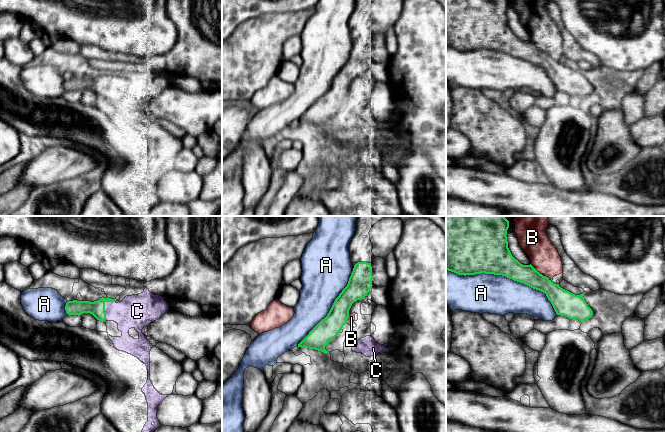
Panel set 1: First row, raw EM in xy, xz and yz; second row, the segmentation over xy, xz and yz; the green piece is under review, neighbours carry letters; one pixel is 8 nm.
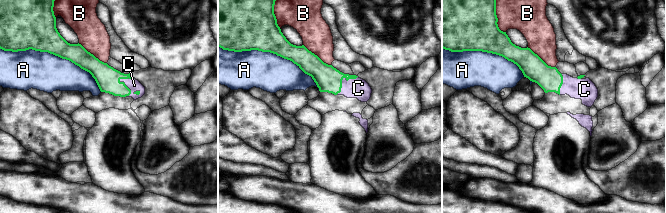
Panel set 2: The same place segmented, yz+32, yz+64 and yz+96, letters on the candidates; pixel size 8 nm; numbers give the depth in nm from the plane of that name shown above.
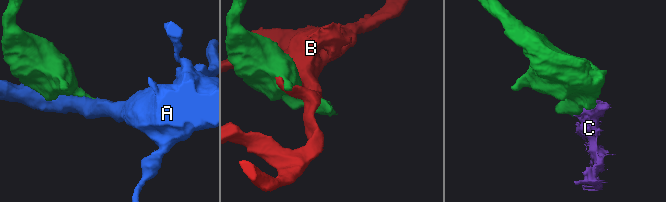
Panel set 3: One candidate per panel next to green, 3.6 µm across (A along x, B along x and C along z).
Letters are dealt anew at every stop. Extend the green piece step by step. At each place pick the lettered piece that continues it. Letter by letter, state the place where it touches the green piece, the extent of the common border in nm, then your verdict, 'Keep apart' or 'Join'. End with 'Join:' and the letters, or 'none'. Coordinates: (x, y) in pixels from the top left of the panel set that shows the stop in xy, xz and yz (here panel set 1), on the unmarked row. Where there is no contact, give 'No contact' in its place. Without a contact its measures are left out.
A: Touches green at yz (506, 52). Shared border 950 nm. Keep apart
B: Touches green at yz (535, 45). Shared border 130 nm. Keep apart
C: Touches green at xy (104, 83). Shared border 170 nm. Join
Join: C

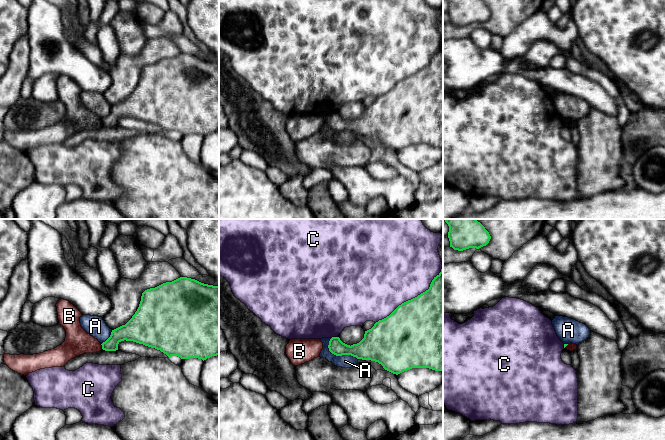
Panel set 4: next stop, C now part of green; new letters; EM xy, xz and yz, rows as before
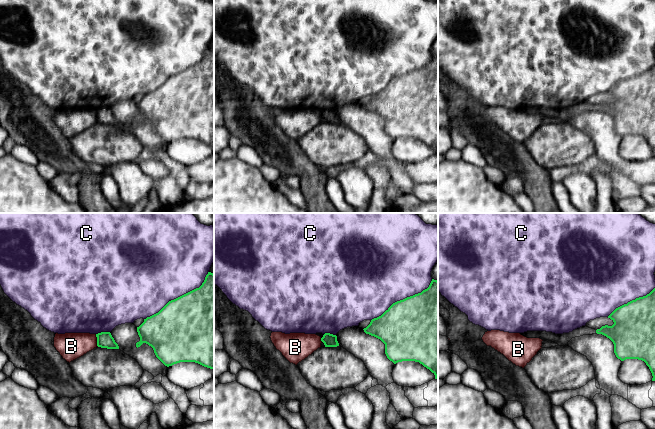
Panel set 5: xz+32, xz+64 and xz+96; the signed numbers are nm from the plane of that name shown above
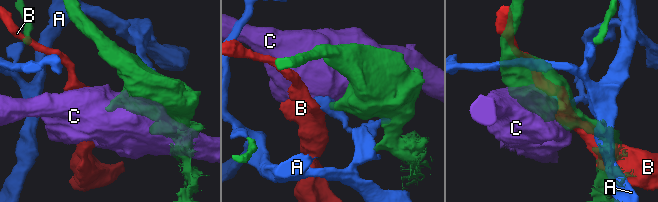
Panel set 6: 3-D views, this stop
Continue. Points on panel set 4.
A: Touches green at xz (338, 131). Shared border 280 nm. Keep apart
B: Touches green at xy (102, 122). Shared border 40 nm. Keep apart
C: Touches green at xz (413, 74). Shared border 700 nm. Keep apart
Join: none

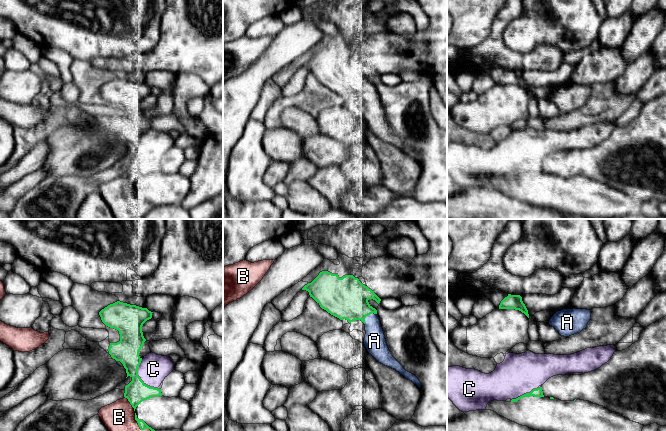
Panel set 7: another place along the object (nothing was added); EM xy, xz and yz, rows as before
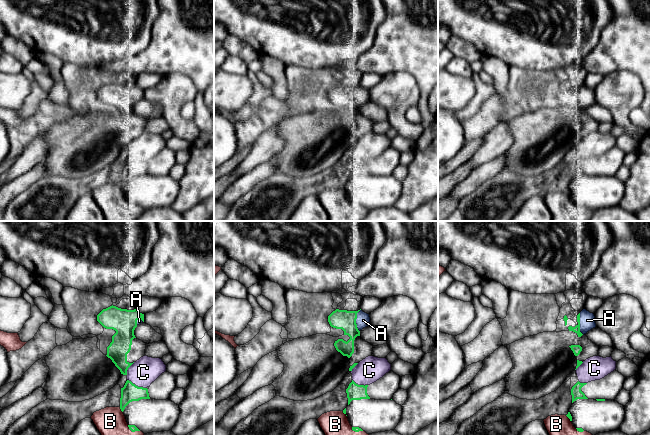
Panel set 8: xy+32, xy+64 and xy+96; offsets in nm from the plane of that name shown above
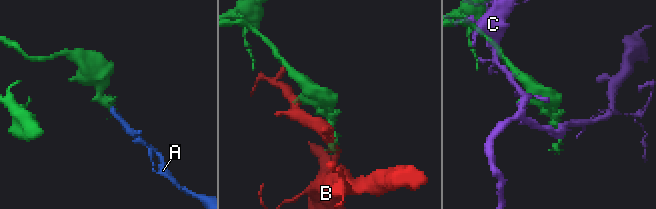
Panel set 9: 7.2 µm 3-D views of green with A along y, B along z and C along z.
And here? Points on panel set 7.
A: Touches green at xz (367, 91). Shared border 140 nm. Join
B: Touches green at xy (139, 202). Shared border 220 nm. Keep apart
C: Touches green at xy (139, 153). Shared border 280 nm. Keep apart
Join: A

